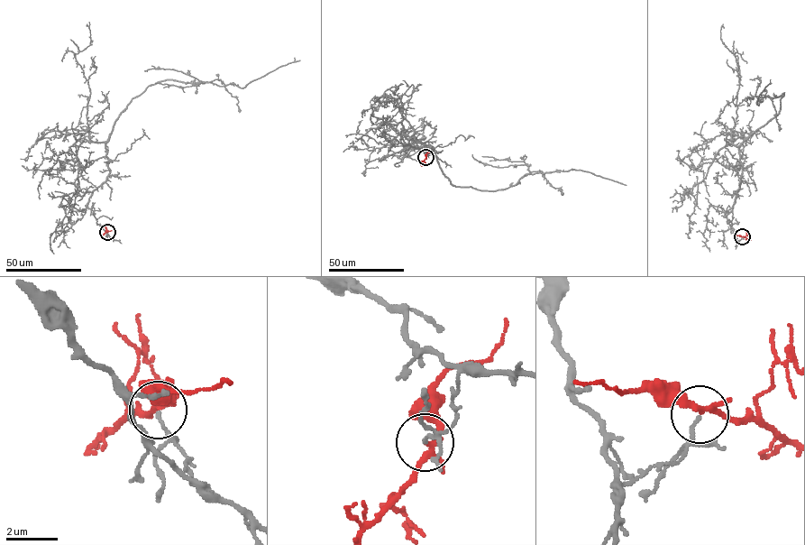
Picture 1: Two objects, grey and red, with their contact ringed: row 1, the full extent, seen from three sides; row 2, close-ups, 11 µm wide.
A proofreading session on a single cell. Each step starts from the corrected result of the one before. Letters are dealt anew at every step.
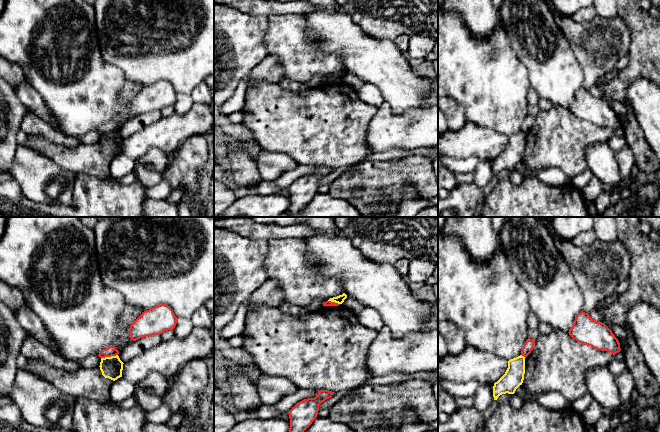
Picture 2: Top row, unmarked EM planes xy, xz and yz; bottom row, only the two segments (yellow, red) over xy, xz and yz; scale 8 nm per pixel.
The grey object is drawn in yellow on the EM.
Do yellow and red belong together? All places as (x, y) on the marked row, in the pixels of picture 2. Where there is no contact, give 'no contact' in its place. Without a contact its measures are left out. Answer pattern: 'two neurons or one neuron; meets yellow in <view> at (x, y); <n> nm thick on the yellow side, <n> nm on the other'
two neurons; meets yellow in xy at (109, 357); 180 nm thick on the yellow side, 80 nm on the other

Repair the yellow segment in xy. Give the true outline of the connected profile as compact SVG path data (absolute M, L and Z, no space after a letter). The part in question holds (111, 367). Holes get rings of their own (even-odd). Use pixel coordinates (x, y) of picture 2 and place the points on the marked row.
M116 355L101 358L99 367L102 372L102 375L105 378L109 378L115 381L118 378L122 377L123 364L124 363L120 360L119 356Z

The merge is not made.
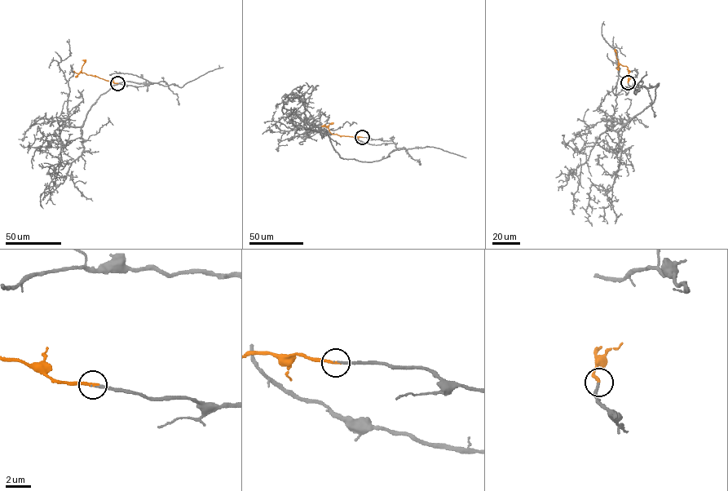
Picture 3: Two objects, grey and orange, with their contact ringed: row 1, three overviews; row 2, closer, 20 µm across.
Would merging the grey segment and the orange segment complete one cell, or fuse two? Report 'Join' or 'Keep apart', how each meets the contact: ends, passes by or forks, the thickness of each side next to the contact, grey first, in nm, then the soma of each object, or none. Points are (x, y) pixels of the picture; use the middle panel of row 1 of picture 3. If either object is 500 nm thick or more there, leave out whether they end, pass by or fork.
Join. At the ring grey ends. At the ring orange ends. Thickness 110 nm (grey) against 240 nm. Soma of grey: none. Soma of orange: none

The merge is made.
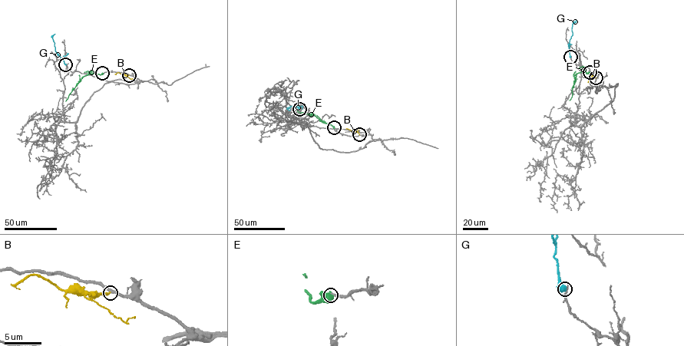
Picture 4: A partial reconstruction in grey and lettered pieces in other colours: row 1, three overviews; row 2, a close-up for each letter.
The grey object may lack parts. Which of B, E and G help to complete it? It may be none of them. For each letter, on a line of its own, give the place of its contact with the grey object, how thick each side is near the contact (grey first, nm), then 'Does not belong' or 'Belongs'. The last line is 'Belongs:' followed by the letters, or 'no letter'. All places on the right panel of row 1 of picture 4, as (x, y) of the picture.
B: Touches grey at (596, 77). Thickness 320 nm (grey) against 200 nm. Belongs
E: Touches grey at (589, 72). Thickness 280 nm (grey) against 750 nm. Belongs
G: Touches grey at (570, 57). Thickness 240 nm (grey) against 500 nm. Does not belong
Belongs: B, E

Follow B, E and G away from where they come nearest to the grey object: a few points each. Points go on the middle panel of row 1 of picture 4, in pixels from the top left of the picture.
B: (359, 134), (347, 129)
E: (333, 127), (314, 115), (297, 110)
G: (299, 109), (290, 106), (288, 107), (290, 110)

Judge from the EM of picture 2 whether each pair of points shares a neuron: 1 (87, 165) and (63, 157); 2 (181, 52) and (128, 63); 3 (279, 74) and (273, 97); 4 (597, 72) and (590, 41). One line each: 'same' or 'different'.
1: same
2: same
3: different
4: same

